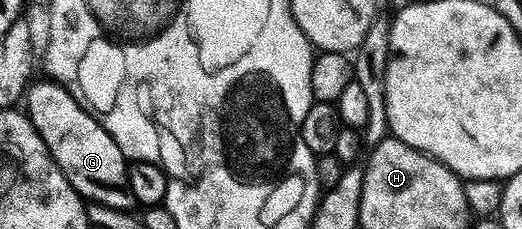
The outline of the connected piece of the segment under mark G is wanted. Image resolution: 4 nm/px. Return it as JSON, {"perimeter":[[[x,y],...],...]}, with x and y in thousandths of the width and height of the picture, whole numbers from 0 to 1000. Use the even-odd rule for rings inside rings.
{"perimeter":[[[69,349],[56,371],[50,493],[126,786],[134,786],[153,860],[169,882],[253,917],[257,869],[245,799],[245,707],[234,646],[218,629],[218,594],[211,594],[199,546],[172,485],[157,472],[142,419],[134,419],[125,376],[98,349],[82,354]]]}

